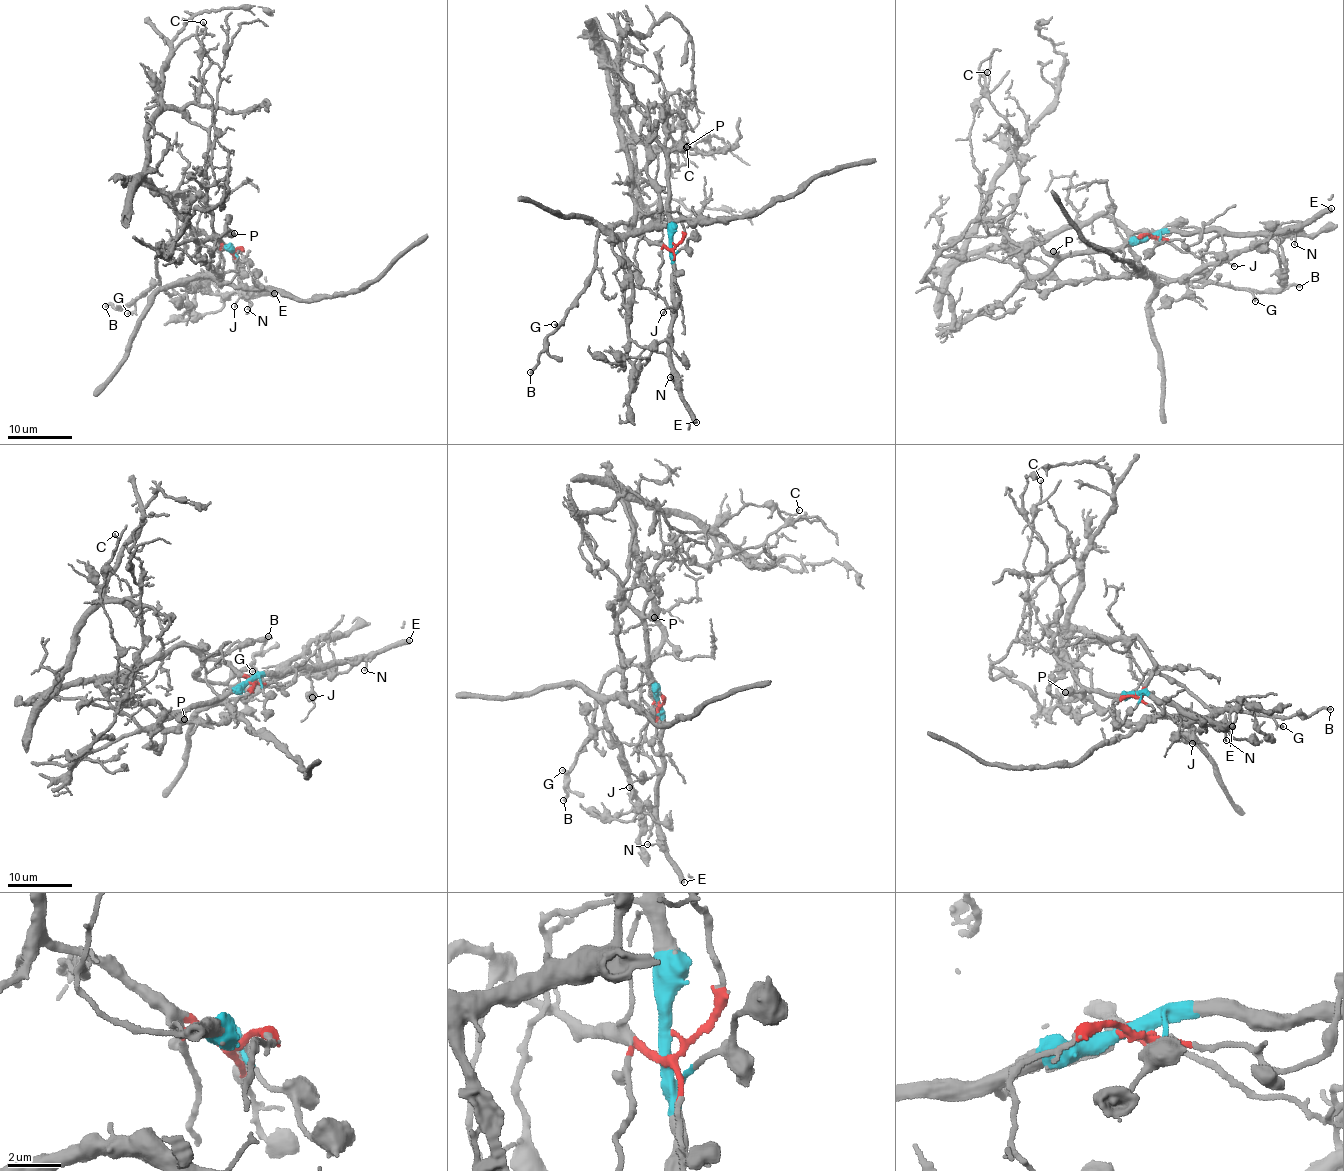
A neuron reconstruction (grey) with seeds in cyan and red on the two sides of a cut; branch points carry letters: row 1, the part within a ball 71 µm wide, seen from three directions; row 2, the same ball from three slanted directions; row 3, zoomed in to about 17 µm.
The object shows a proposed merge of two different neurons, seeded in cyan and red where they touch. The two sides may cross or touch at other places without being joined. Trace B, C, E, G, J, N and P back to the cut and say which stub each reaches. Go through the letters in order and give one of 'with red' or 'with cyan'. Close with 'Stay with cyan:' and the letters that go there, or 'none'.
B: with red
C: with cyan
E: with cyan
G: with red
J: with cyan
N: with cyan
P: with cyan
Stay with cyan: C, E, J, N, P

